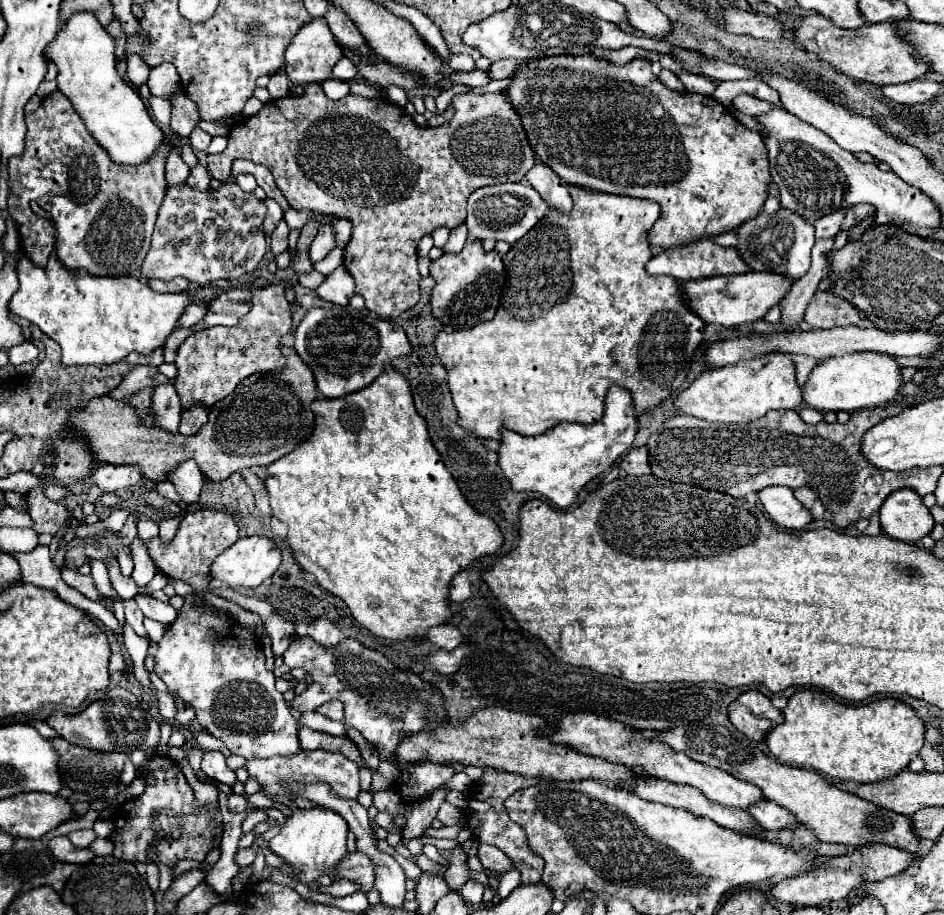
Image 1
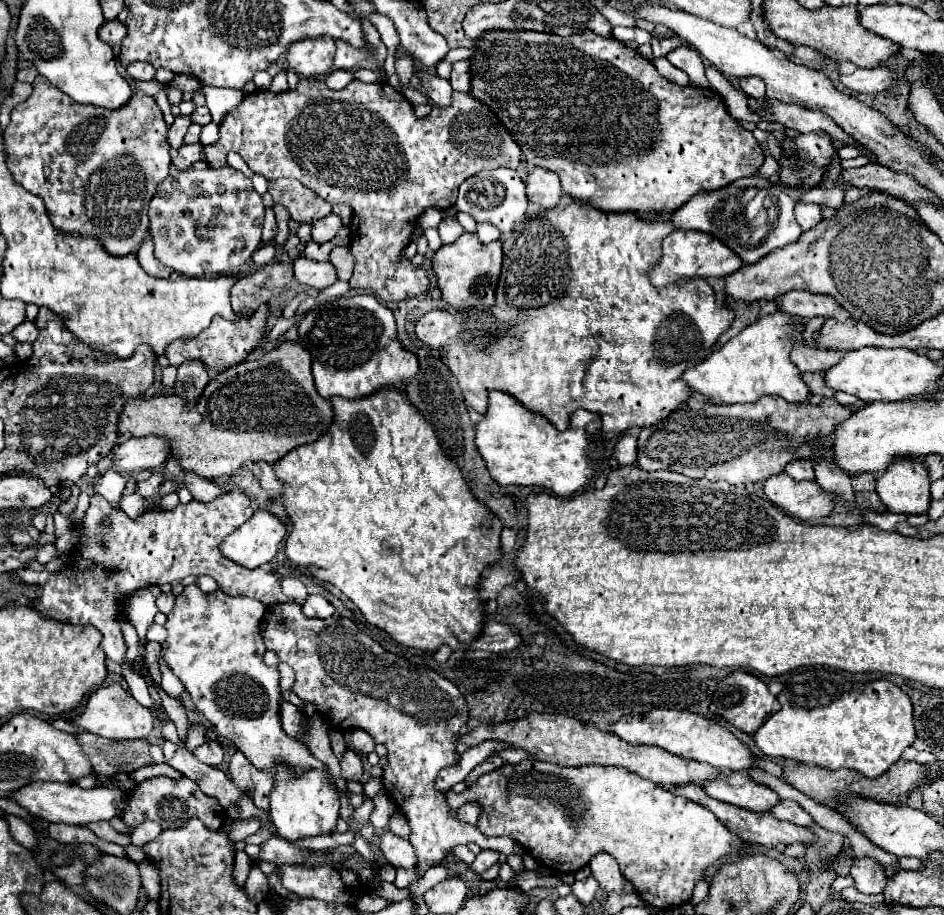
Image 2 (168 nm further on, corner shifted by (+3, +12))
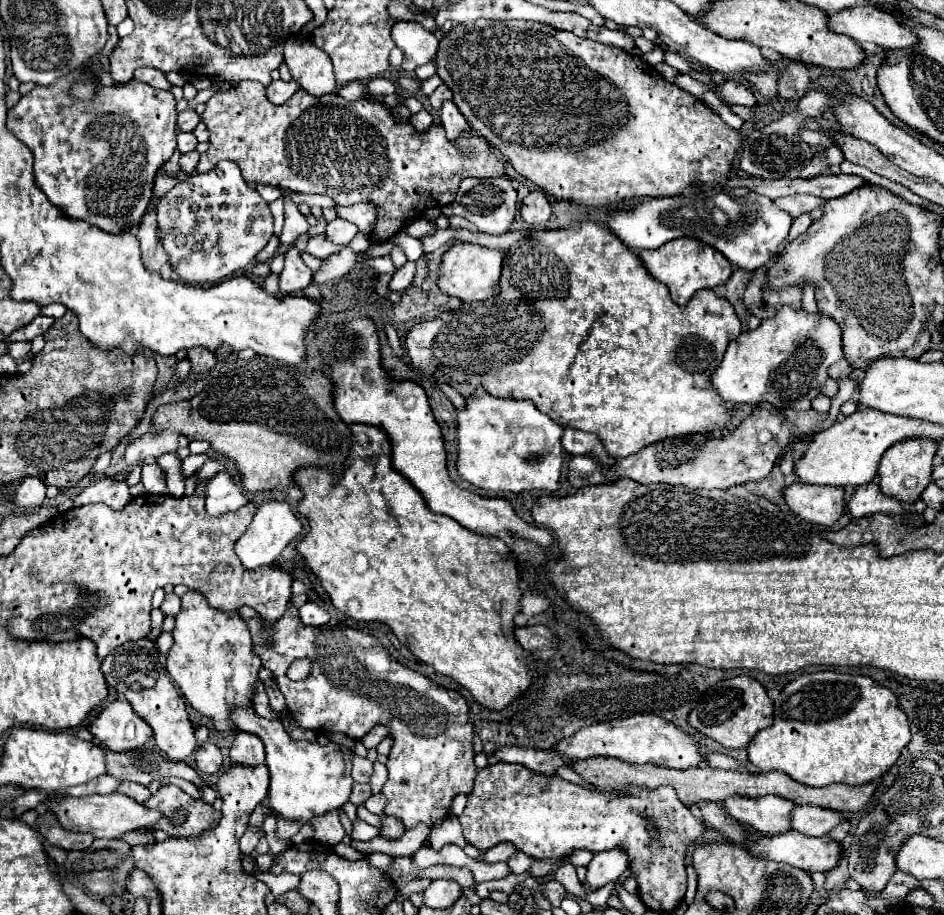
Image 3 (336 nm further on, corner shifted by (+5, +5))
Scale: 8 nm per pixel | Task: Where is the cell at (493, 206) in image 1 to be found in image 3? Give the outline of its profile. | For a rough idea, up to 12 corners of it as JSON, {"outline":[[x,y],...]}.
{"outline":[[508,177],[460,183],[444,215],[502,235],[516,215]]}

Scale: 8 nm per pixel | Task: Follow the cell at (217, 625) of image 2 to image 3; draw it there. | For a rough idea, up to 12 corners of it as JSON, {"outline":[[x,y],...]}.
{"outline":[[188,591],[166,671],[188,703],[236,733],[260,657],[236,611]]}

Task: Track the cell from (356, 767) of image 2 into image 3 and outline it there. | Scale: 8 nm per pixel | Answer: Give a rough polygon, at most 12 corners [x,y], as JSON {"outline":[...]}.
{"outline":[[354,755],[352,777],[356,783],[368,783],[374,763]]}

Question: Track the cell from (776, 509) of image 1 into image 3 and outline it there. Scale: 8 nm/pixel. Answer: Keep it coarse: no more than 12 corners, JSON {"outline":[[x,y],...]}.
{"outline":[[792,483],[784,499],[800,519],[832,527],[844,487]]}

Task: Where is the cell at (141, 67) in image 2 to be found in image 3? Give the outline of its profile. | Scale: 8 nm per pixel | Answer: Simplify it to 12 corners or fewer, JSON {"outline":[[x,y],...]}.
{"outline":[[152,67],[136,69],[134,79],[156,89],[172,89],[166,75]]}

